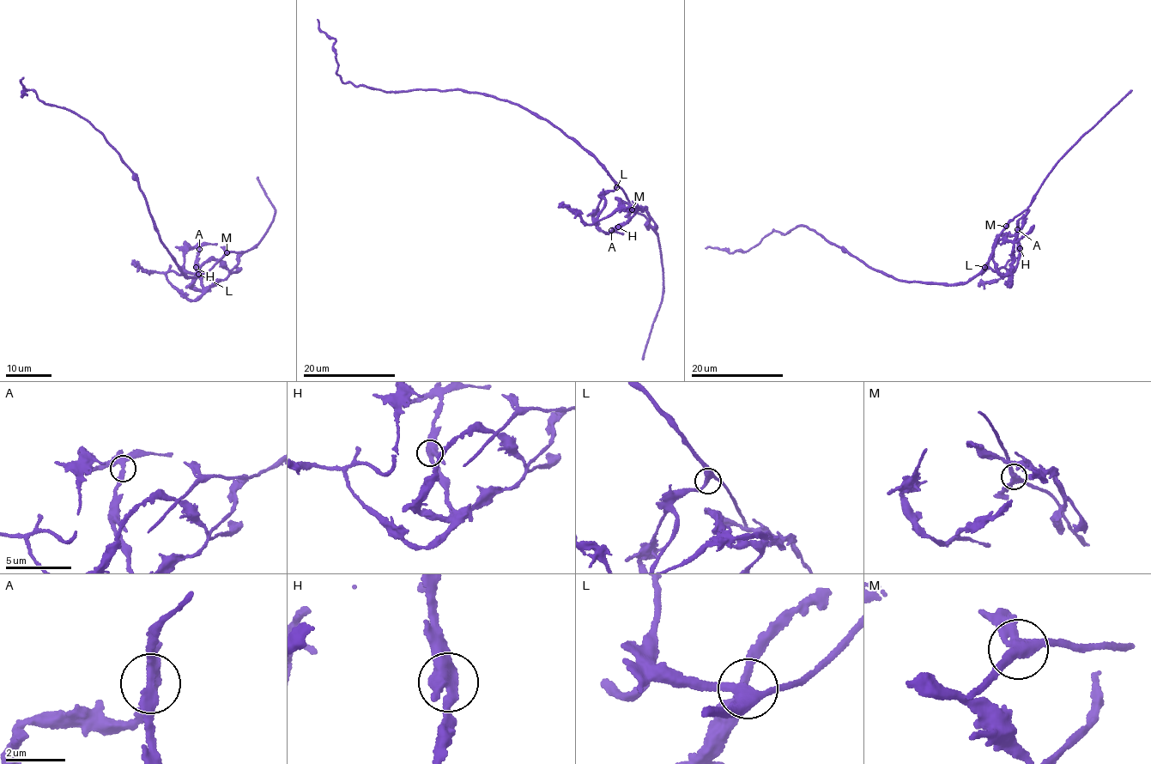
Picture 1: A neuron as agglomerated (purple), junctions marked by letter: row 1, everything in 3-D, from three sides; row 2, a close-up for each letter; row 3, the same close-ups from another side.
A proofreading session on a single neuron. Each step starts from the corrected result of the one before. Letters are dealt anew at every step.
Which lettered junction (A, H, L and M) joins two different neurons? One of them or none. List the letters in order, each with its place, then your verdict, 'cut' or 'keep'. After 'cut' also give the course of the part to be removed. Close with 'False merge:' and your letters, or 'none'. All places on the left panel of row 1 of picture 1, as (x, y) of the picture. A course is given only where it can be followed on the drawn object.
A: place (199, 249); keep
H: place (196, 267); keep
L: place (198, 274); keep
M: place (227, 252); keep
False merge: none

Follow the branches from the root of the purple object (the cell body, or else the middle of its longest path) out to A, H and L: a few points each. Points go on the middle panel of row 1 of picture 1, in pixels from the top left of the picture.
A: (566, 136), (578, 141), (613, 178), (614, 189), (602, 197), (593, 212), (601, 230), (611, 230)
H: (566, 136), (578, 141), (613, 178), (614, 189), (602, 197), (593, 212), (601, 230), (608, 233), (619, 227)
L: (566, 136), (578, 141), (594, 156), (613, 178), (616, 187)

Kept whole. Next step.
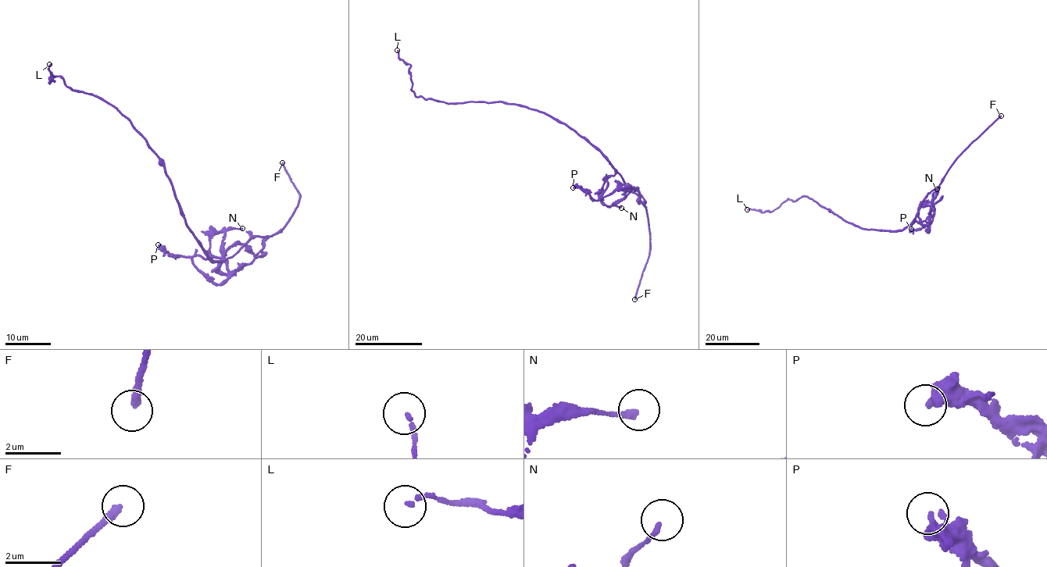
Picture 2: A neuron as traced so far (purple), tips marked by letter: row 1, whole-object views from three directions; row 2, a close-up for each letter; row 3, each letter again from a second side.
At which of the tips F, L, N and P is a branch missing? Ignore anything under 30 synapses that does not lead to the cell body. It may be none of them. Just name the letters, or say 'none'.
F

